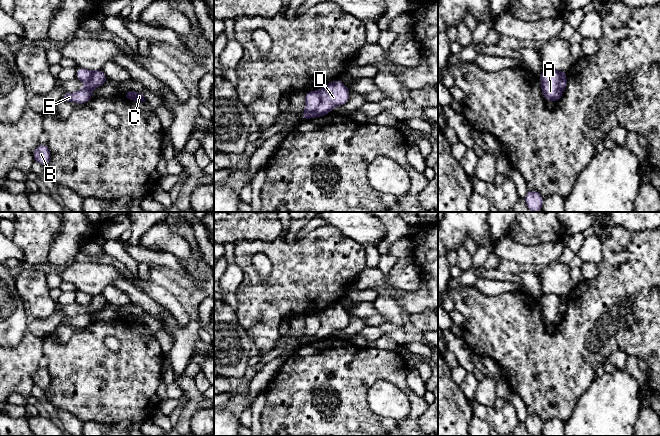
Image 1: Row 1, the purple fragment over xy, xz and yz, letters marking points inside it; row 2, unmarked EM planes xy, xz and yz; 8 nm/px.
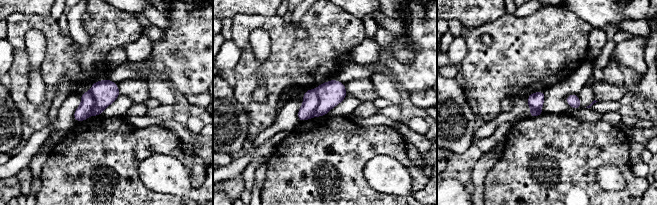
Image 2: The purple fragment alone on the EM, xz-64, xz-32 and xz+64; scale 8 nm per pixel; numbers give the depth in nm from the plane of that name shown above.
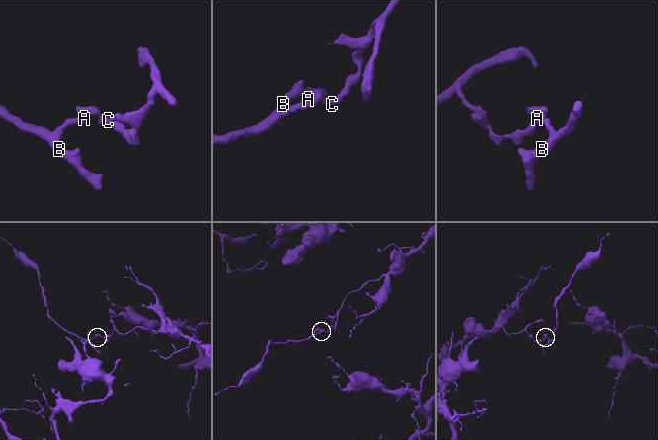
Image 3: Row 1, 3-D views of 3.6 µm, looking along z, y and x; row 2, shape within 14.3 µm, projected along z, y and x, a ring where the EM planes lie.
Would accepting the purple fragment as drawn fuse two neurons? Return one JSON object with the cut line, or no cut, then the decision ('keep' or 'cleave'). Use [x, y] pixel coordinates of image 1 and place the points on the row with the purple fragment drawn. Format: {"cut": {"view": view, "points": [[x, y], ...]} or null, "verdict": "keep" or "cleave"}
{"cut": {"view": "xz", "points": [[318, 91], [320, 104], [308, 117]]}, "verdict": "cleave"}

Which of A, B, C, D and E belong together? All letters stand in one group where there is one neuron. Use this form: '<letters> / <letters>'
A B E / C D

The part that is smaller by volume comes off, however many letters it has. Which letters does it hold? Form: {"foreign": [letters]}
{"foreign": ["A", "B", "E"]}

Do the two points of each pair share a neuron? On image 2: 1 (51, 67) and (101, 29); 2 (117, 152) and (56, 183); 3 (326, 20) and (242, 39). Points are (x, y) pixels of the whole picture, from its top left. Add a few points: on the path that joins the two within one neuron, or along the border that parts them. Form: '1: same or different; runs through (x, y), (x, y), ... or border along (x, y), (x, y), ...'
1: same; runs through (66, 60), (81, 60), (97, 44)
2: same; runs through (102, 157), (87, 171), (79, 171), (71, 179)
3: same; runs through (306, 42), (291, 42), (274, 25), (259, 22)

